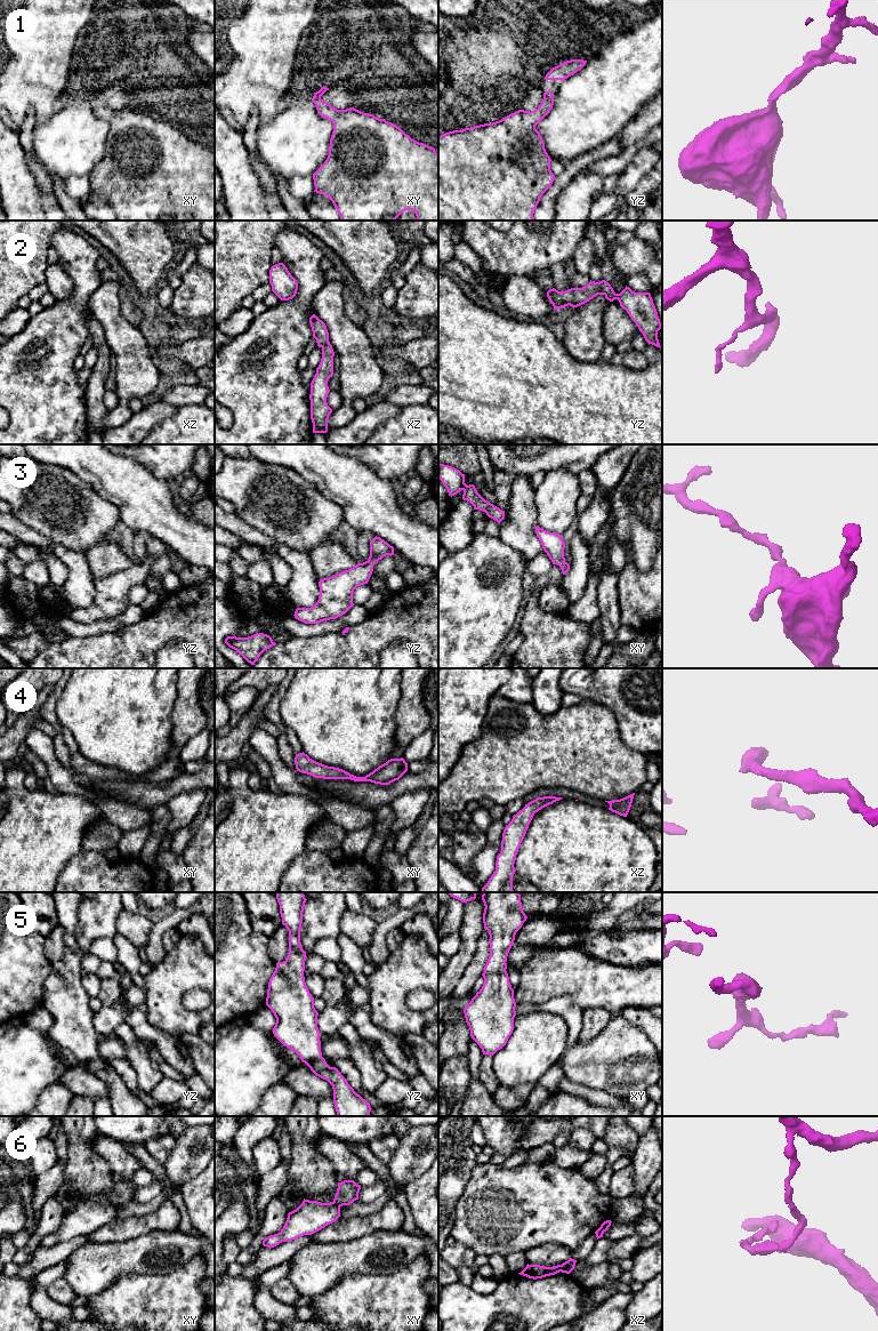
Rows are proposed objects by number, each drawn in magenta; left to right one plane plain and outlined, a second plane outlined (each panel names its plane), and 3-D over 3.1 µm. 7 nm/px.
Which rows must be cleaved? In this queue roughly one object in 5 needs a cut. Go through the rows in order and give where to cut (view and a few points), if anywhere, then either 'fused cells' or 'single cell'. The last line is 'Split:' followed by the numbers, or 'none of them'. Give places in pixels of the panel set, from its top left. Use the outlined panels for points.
1: no cut; single cell
2: no cut; single cell
3: no cut; single cell
4: no cut; single cell
5: no cut; single cell
6: cut in xy along (333, 1201), (339, 1208); fused cells
Split: 6

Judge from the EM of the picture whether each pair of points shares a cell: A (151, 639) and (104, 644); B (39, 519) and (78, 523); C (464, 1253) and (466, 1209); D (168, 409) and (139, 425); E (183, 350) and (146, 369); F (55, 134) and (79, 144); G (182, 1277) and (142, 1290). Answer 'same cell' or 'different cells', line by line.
A: same cell
B: same cell
C: different cells
D: same cell
E: different cells
F: same cell
G: same cell

